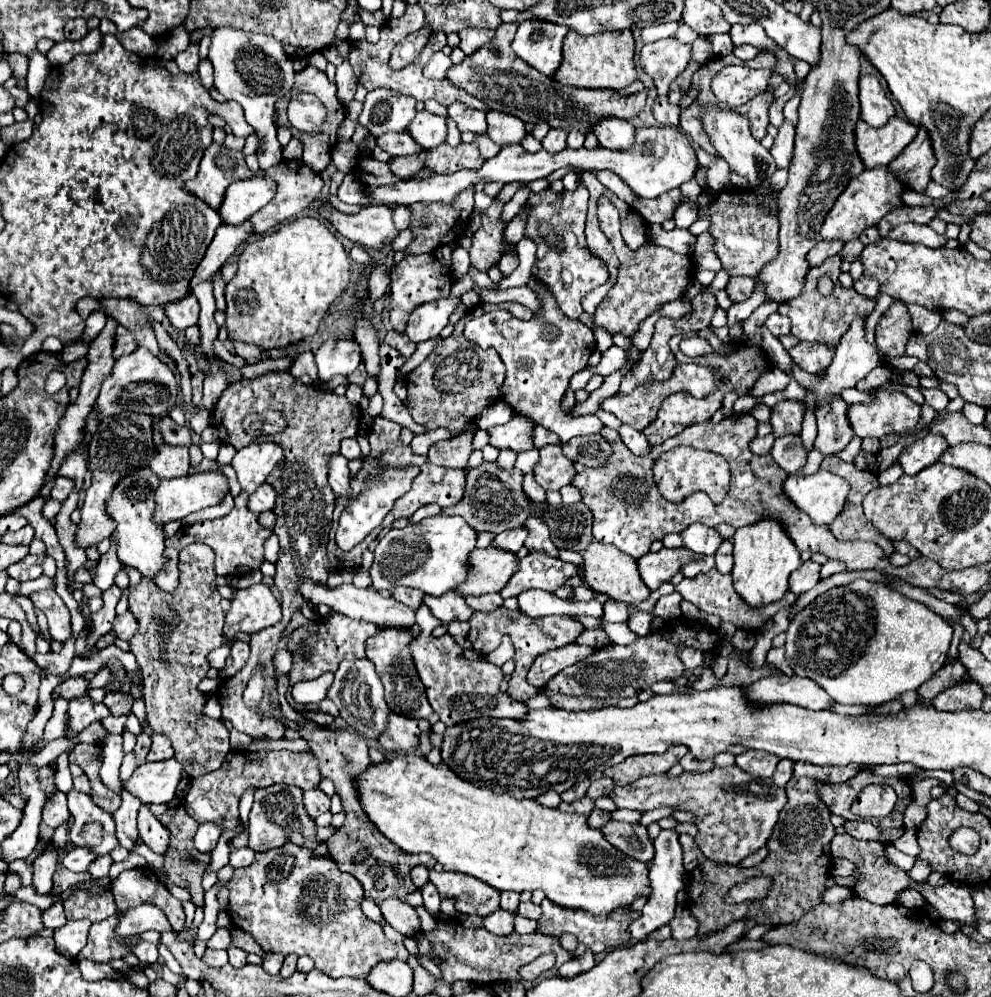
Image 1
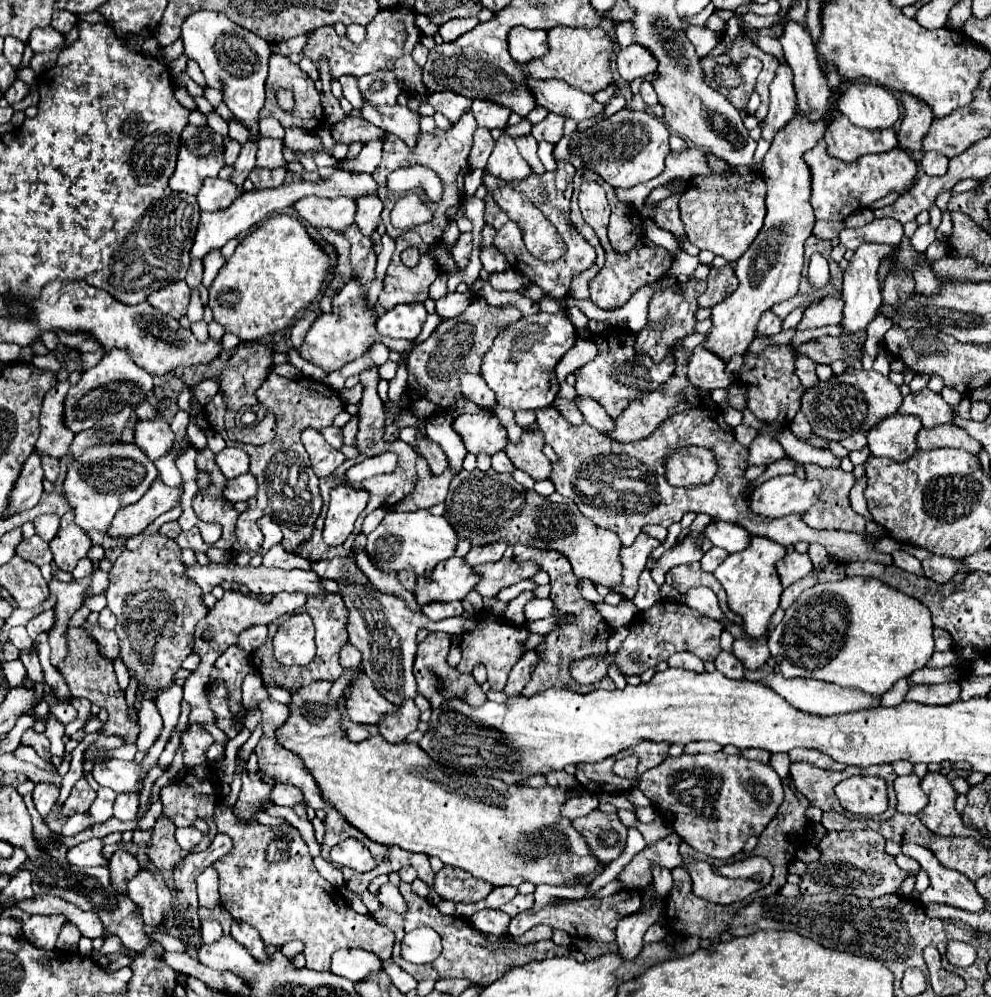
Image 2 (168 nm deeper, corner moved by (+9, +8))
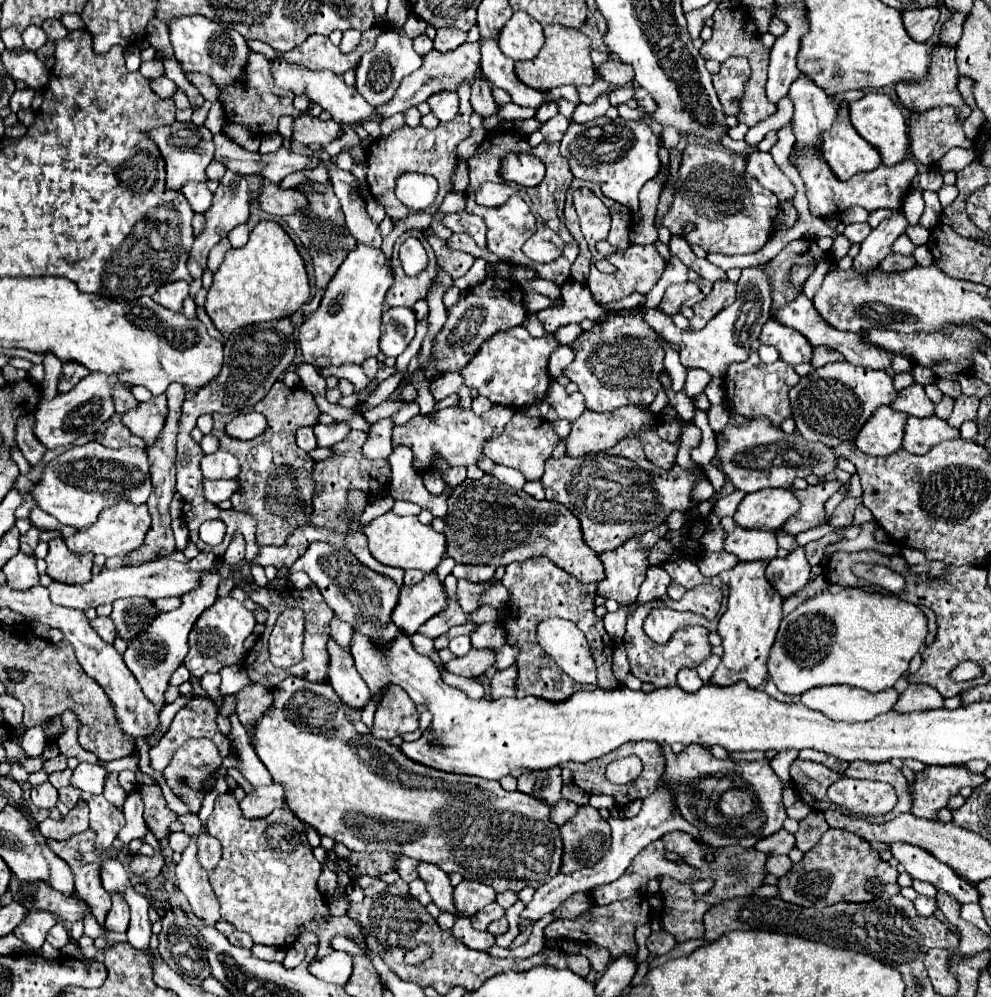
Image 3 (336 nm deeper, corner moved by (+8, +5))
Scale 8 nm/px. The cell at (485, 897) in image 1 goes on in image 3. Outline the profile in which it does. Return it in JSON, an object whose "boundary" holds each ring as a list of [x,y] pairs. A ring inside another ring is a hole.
{"boundary":[[[463,879],[455,891],[453,891],[453,901],[455,909],[461,917],[473,917],[477,911],[481,911],[485,905],[495,901],[495,889],[481,881],[471,881]]]}

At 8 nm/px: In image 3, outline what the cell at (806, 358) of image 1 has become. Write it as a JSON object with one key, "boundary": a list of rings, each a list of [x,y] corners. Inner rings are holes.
{"boundary":[[[813,347],[813,359],[811,363],[815,367],[823,367],[827,363],[837,363],[837,361],[845,361],[845,357],[839,353],[839,351],[833,351],[833,349],[827,349],[827,347]]]}

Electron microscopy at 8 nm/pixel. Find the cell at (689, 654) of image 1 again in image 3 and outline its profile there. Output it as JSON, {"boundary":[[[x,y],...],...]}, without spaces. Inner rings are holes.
{"boundary":[[[681,669],[681,671],[677,673],[677,685],[679,685],[681,689],[693,693],[693,691],[697,691],[697,689],[703,685],[703,681],[699,679],[699,675],[697,675],[695,669]]]}

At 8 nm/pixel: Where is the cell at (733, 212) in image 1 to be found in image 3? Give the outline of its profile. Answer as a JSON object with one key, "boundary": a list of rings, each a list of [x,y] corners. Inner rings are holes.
{"boundary":[[[689,143],[683,153],[675,201],[663,225],[705,251],[723,255],[757,253],[771,235],[771,221],[777,215],[779,199],[745,173],[743,155],[695,143]],[[689,225],[693,231],[687,233]]]}

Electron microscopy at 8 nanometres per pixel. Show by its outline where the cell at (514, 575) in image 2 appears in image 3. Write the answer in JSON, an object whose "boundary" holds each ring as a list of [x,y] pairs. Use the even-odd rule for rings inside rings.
{"boundary":[[[459,579],[457,581],[457,597],[459,597],[459,605],[463,607],[465,613],[471,613],[475,609],[479,609],[479,603],[481,603],[481,595],[491,587],[495,585],[497,581],[491,579],[491,581],[479,581],[479,585],[475,583],[469,583],[469,581],[463,581]]]}

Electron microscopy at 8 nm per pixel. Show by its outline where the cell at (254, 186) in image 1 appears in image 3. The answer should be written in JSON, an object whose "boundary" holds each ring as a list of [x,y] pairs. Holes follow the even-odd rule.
{"boundary":[[[187,183],[187,185],[183,185],[181,193],[187,197],[187,201],[191,203],[195,213],[205,213],[211,207],[213,193],[207,189],[205,183]]]}

